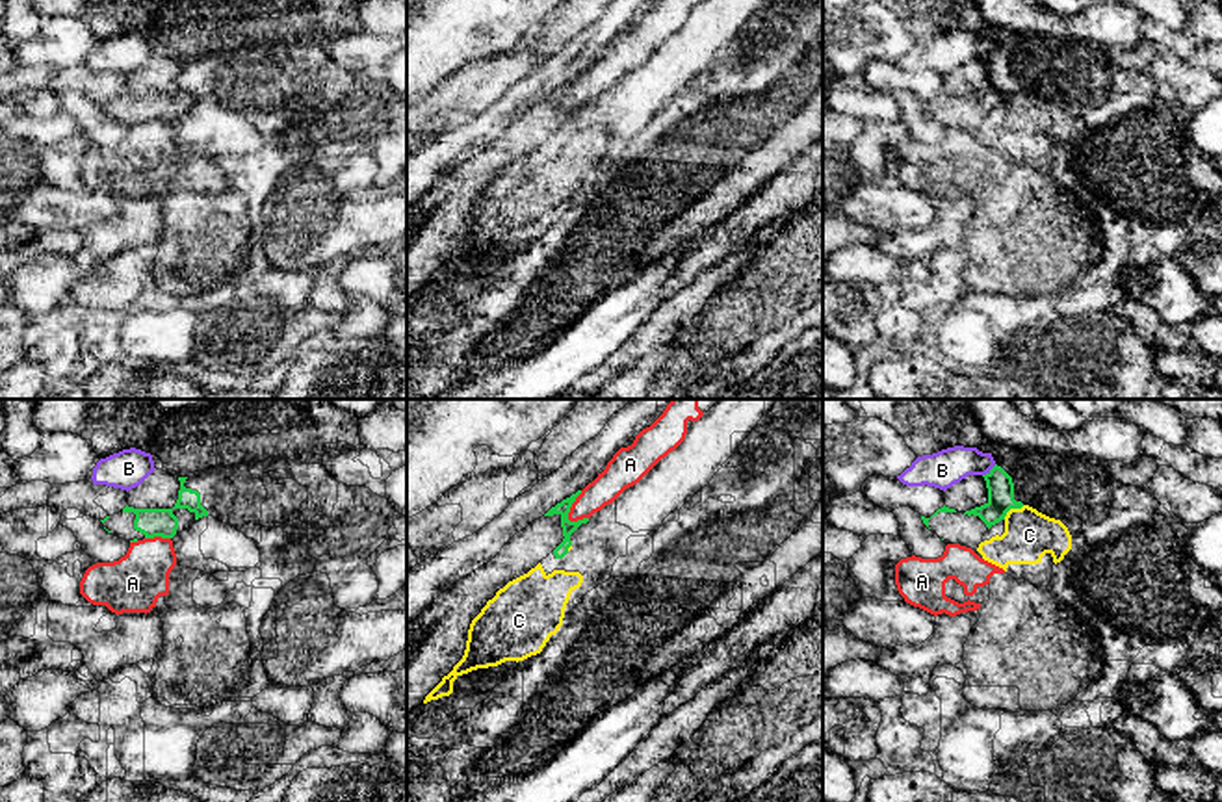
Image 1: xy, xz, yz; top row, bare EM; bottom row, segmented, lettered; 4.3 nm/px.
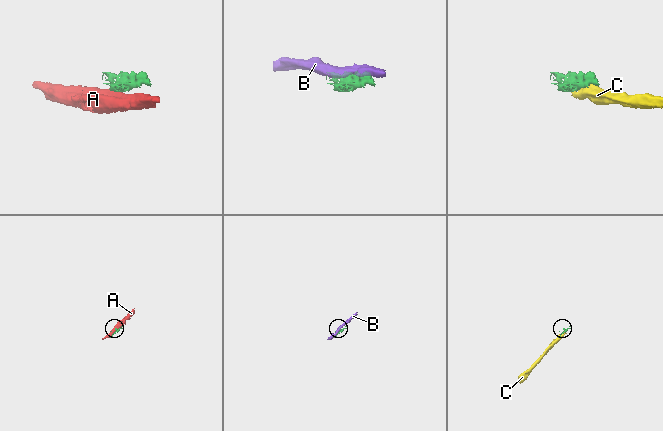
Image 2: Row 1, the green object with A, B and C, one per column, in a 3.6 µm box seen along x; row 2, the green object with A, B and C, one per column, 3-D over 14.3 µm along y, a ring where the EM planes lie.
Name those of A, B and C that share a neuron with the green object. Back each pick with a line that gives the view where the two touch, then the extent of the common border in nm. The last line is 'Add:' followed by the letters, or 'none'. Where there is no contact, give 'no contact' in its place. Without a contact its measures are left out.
Add: none

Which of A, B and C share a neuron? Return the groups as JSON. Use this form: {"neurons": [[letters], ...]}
{"neurons": [["A"], ["B"], ["C"]]}

